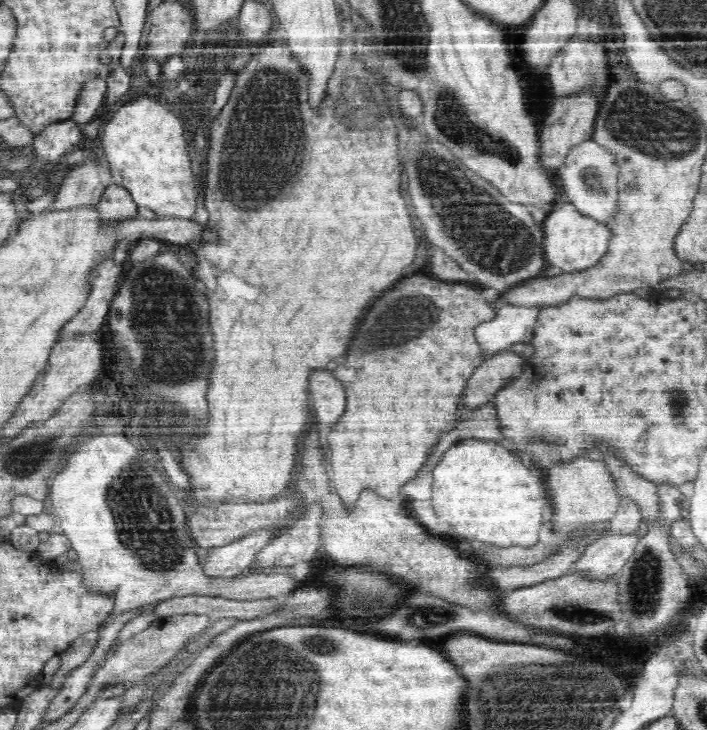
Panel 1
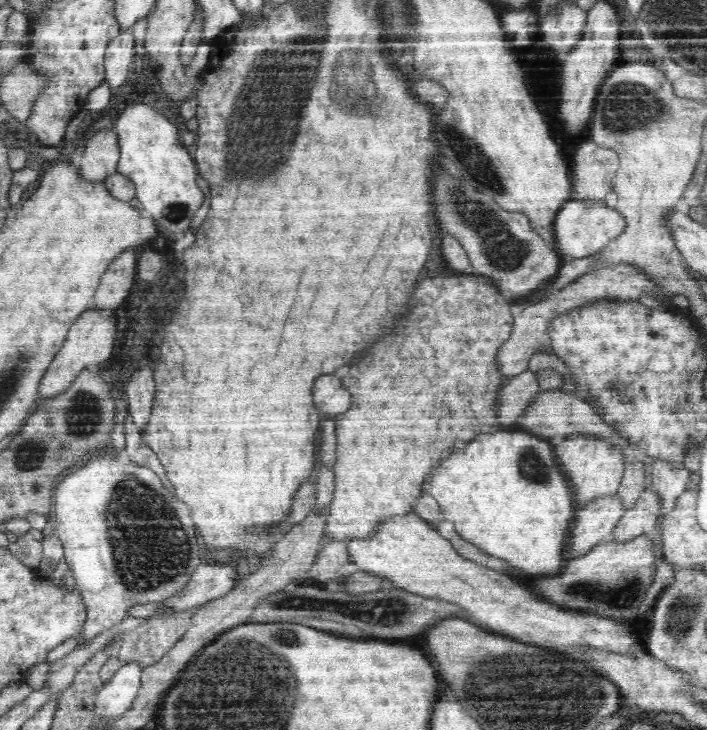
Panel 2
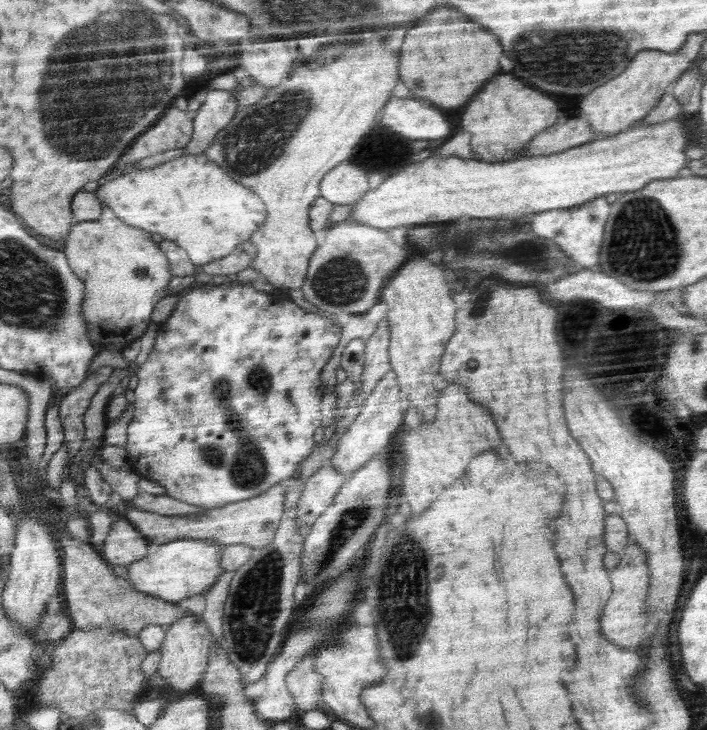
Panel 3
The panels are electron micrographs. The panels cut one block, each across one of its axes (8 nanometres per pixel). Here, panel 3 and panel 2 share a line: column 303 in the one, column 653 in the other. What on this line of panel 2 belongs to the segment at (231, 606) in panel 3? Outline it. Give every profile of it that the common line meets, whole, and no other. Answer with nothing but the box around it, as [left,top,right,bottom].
[651,462,690,515]

